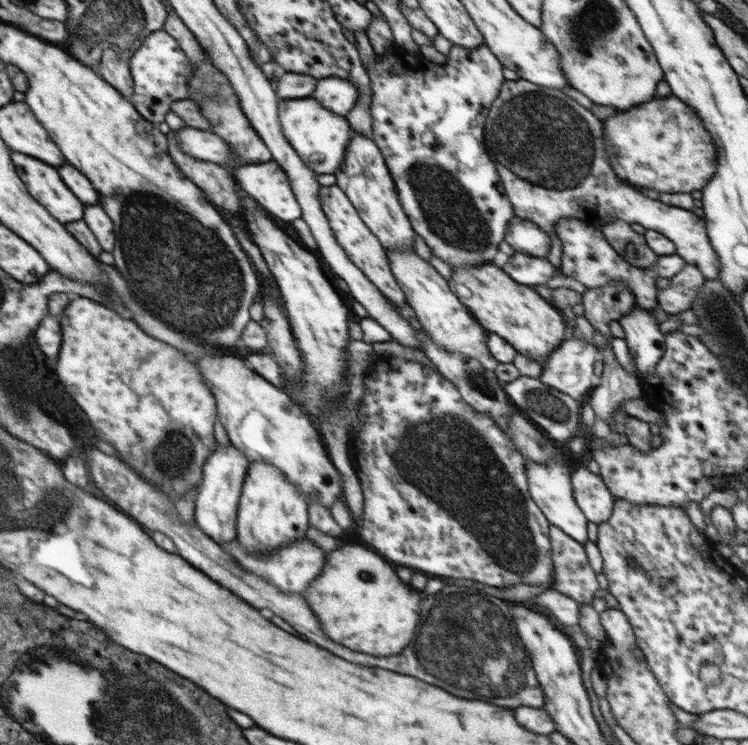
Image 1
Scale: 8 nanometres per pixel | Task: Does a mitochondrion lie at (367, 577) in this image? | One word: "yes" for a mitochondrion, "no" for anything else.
no

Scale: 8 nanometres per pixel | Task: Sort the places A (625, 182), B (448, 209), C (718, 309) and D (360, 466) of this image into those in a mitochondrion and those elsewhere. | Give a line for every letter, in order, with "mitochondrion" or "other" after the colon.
A: other
B: mitochondrion
C: mitochondrion
D: other

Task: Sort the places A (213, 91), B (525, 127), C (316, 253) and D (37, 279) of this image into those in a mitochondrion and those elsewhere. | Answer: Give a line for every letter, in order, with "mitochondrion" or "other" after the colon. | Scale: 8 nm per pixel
A: mitochondrion
B: mitochondrion
C: other
D: other

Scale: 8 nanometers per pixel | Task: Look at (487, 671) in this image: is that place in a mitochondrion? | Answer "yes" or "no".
yes

